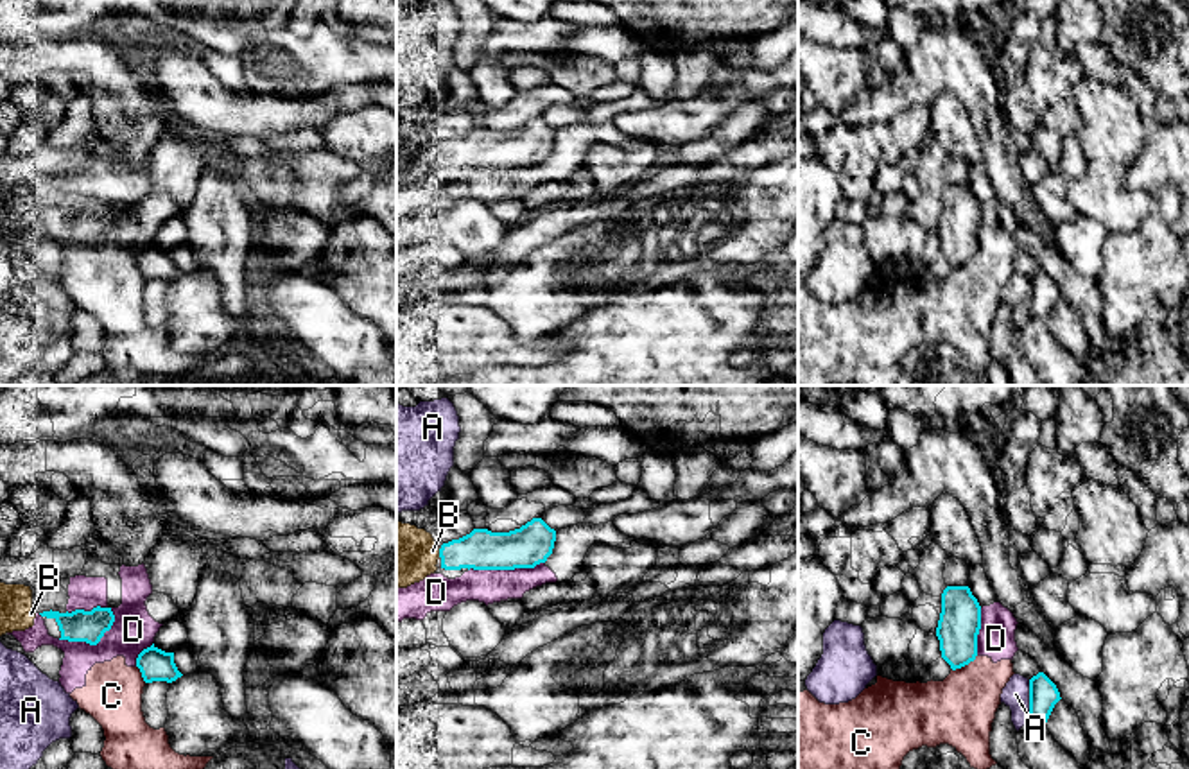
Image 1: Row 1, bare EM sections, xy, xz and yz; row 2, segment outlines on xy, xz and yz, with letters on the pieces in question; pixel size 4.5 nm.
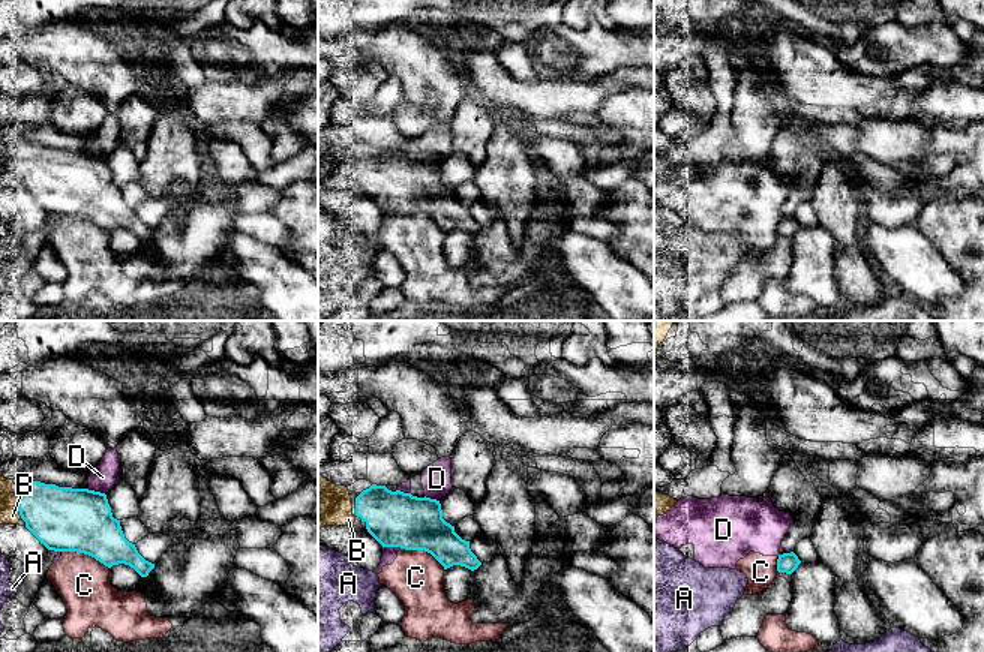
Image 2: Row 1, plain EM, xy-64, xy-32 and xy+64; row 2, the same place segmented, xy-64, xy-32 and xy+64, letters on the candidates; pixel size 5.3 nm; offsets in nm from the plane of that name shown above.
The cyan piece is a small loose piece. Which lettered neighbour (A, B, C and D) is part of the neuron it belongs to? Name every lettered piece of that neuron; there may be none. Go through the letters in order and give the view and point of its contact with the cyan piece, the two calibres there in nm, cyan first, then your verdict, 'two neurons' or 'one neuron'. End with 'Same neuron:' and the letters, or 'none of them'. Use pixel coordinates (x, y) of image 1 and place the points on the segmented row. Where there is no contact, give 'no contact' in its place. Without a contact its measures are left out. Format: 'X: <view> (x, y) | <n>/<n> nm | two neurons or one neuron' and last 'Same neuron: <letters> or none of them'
A: yz (1030, 699) | 130/120 nm | two neurons
B: xz (440, 552) | 180/280 nm | one neuron
C: yz (965, 664) | 190/300 nm | two neurons
D: xy (90, 644) | 140/190 nm | two neurons
Same neuron: B

